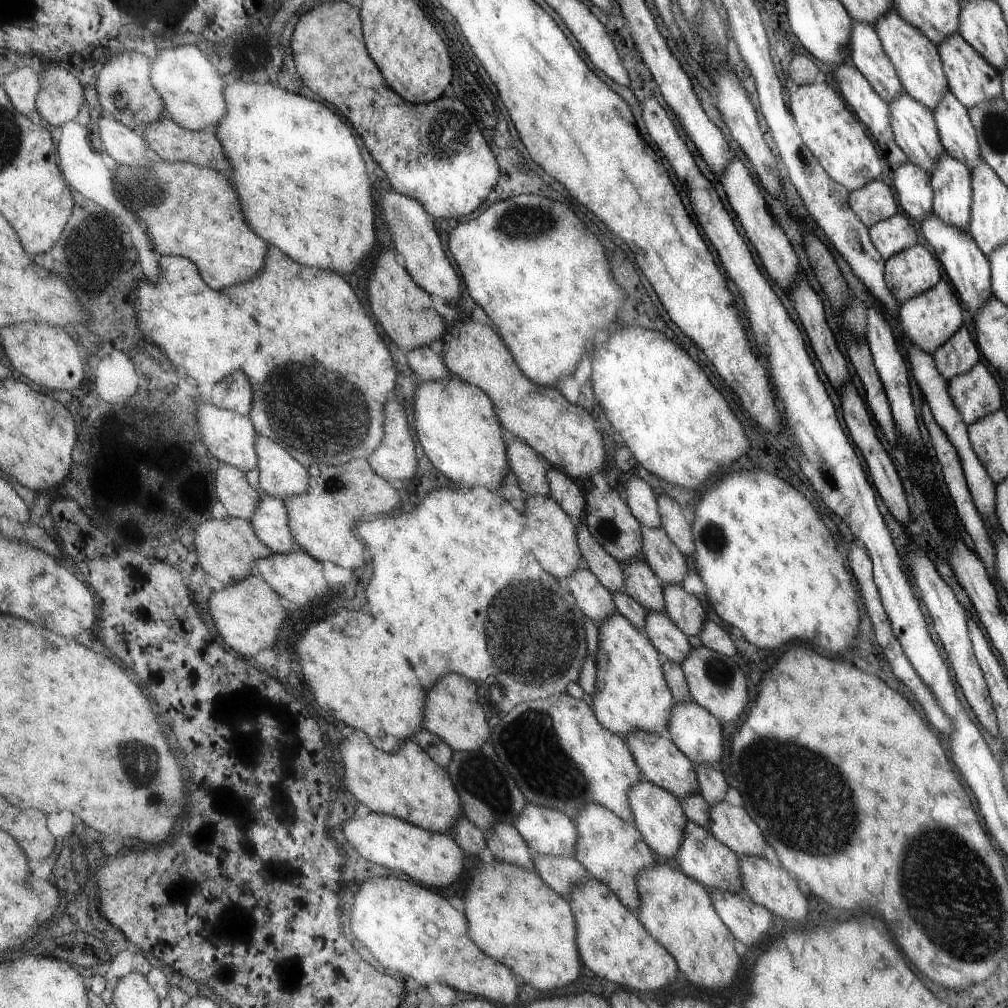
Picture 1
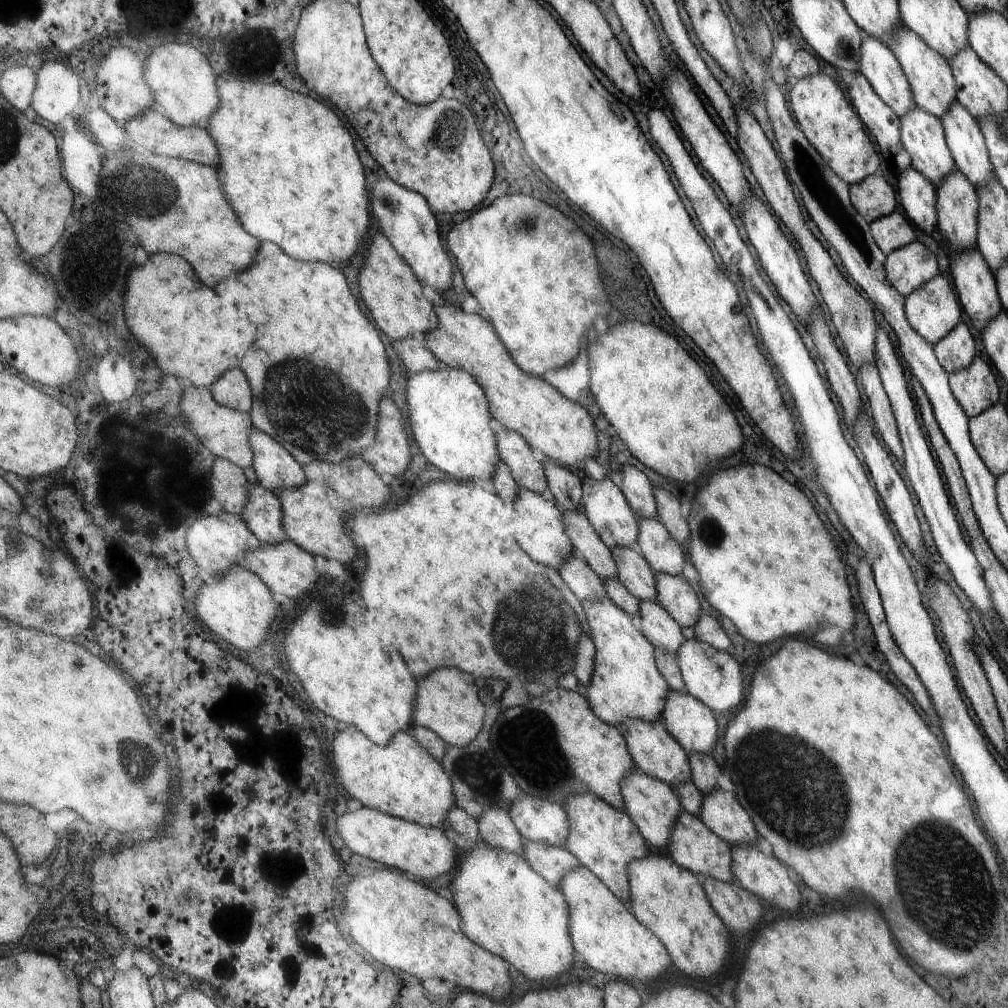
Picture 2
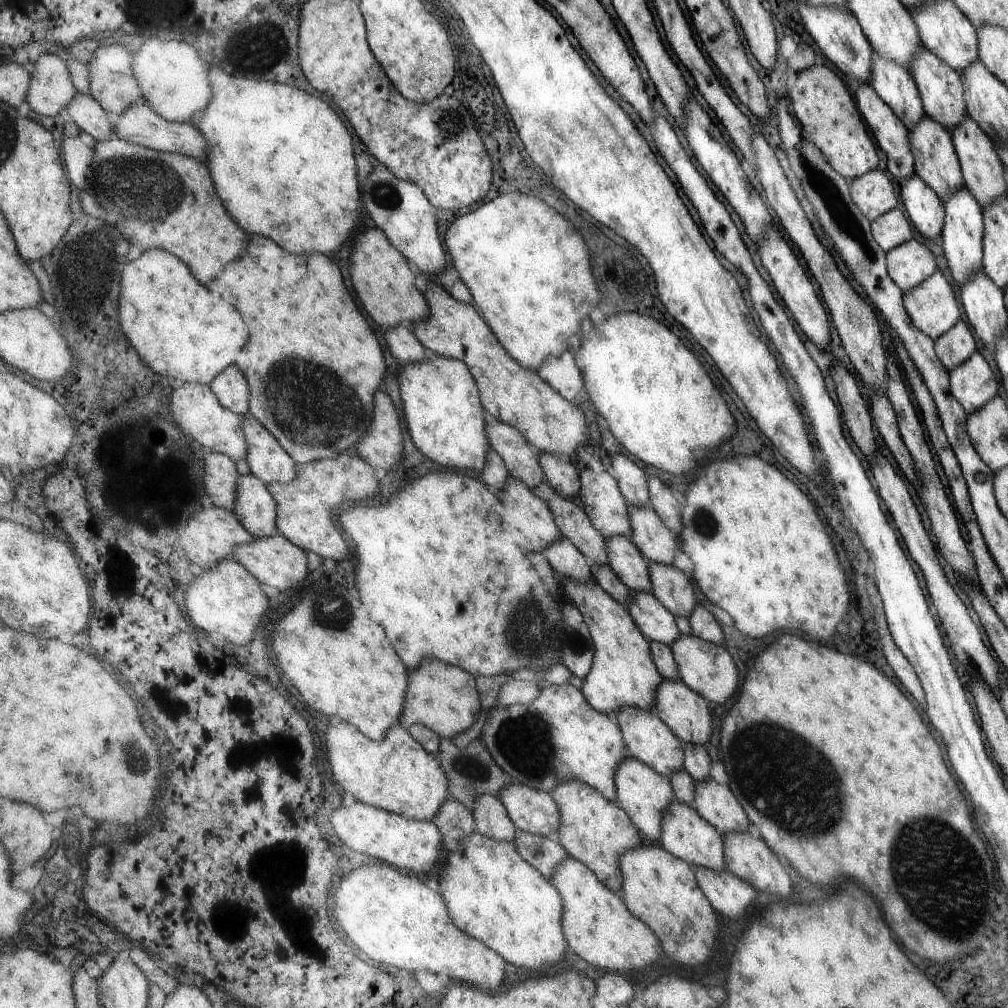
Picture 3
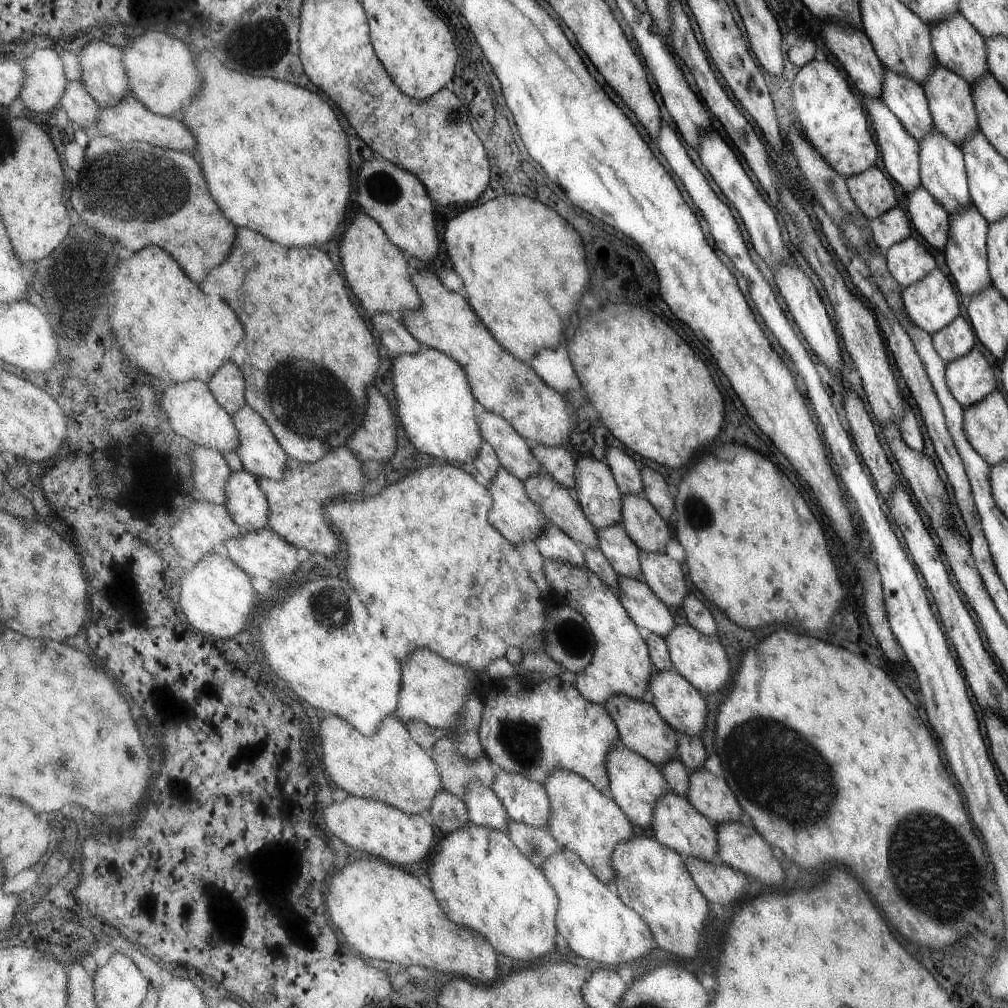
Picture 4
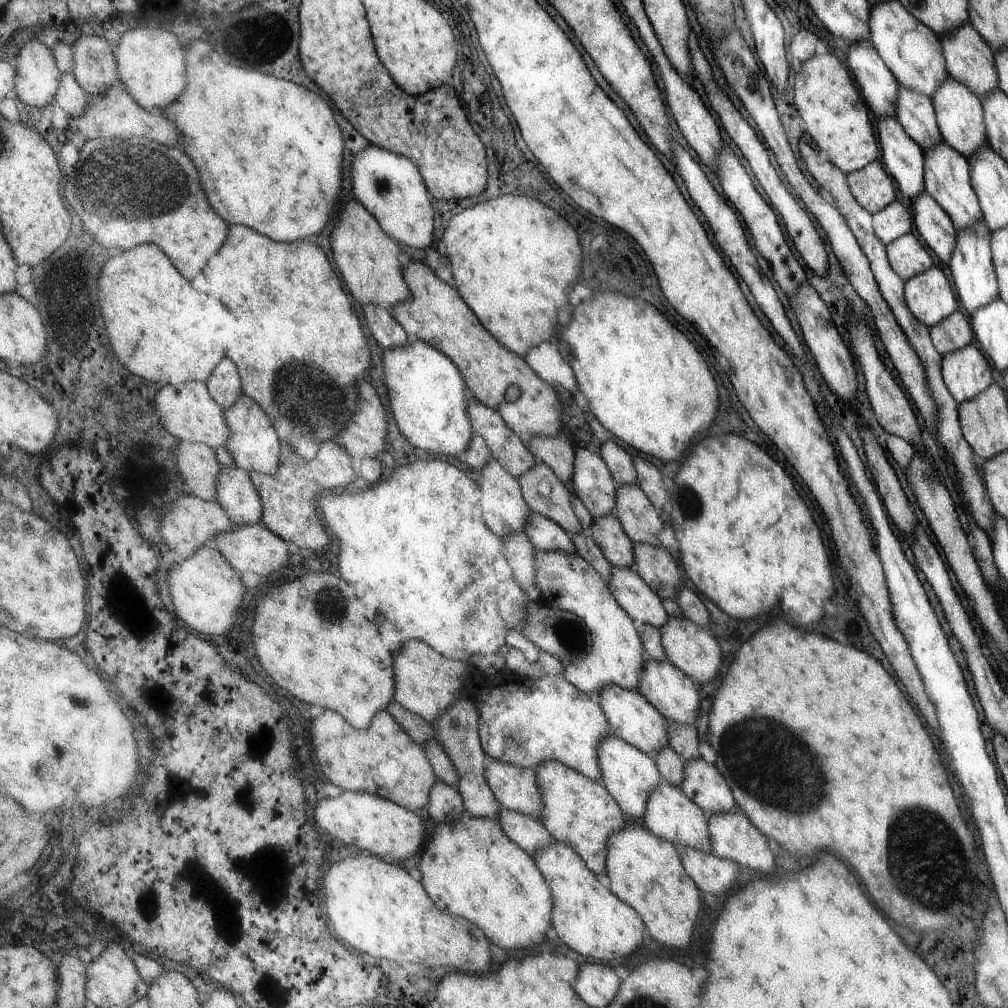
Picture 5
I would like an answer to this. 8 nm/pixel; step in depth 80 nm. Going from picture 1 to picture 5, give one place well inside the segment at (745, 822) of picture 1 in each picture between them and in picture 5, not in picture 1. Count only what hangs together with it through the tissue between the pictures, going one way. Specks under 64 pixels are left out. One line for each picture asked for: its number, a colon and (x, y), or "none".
2: (720, 811)
3: (715, 803)
4: (712, 797)
5: (702, 782)

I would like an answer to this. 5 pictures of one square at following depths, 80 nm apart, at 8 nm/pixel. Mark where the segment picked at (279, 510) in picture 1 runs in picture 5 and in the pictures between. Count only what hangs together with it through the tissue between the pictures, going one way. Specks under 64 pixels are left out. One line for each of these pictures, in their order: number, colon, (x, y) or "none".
2: (264, 512)
3: (257, 509)
4: (247, 501)
5: (237, 492)

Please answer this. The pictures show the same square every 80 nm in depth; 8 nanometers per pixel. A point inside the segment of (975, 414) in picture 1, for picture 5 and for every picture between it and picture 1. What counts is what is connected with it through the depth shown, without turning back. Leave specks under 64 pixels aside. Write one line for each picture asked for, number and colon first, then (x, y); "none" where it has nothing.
2: (975, 388)
3: (972, 383)
4: (969, 378)
5: (965, 373)

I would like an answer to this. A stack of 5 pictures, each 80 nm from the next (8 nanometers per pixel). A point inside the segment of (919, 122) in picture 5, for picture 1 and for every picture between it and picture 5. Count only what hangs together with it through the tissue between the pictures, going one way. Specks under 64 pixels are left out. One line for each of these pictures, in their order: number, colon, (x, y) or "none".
1: (867, 55)
2: (878, 64)
3: (893, 83)
4: (906, 99)

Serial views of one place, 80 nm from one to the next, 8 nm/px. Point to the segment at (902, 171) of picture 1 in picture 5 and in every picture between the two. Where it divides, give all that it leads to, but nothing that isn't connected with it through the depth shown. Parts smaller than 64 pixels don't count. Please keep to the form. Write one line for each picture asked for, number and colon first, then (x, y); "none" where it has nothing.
2: (917, 196)
3: (925, 209)
4: (930, 219)
5: (937, 230)

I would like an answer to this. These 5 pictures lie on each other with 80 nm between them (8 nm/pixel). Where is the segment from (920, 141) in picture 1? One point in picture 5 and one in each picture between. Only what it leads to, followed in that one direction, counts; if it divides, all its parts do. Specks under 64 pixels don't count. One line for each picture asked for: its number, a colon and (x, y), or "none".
2: (922, 135)
3: (937, 164)
4: (942, 170)
5: (947, 173)

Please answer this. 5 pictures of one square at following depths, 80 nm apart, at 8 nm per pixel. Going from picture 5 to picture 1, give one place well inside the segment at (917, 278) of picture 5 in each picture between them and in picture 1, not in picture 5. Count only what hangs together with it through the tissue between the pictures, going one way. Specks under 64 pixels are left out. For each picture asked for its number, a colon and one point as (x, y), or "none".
1: (927, 320)
2: (932, 310)
3: (931, 306)
4: (930, 303)

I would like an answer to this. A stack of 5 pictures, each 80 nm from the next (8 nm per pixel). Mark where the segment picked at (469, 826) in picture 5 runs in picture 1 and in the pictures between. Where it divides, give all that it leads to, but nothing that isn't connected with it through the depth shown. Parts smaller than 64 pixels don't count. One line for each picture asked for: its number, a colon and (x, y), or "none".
1: (516, 918)
2: (506, 906)
3: (494, 895)
4: (482, 879)

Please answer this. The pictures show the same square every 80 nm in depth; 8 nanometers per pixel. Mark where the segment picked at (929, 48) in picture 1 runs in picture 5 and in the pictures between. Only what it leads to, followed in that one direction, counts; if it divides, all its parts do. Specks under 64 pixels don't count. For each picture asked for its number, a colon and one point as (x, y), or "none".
2: (930, 76)
3: (940, 87)
4: (949, 97)
5: (959, 112)

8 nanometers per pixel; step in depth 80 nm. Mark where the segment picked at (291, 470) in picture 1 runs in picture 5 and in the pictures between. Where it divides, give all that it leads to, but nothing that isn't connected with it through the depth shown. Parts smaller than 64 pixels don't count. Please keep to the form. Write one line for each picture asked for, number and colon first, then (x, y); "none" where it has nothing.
2: (275, 466)
3: (267, 459)
4: (260, 451)
5: (255, 445)

